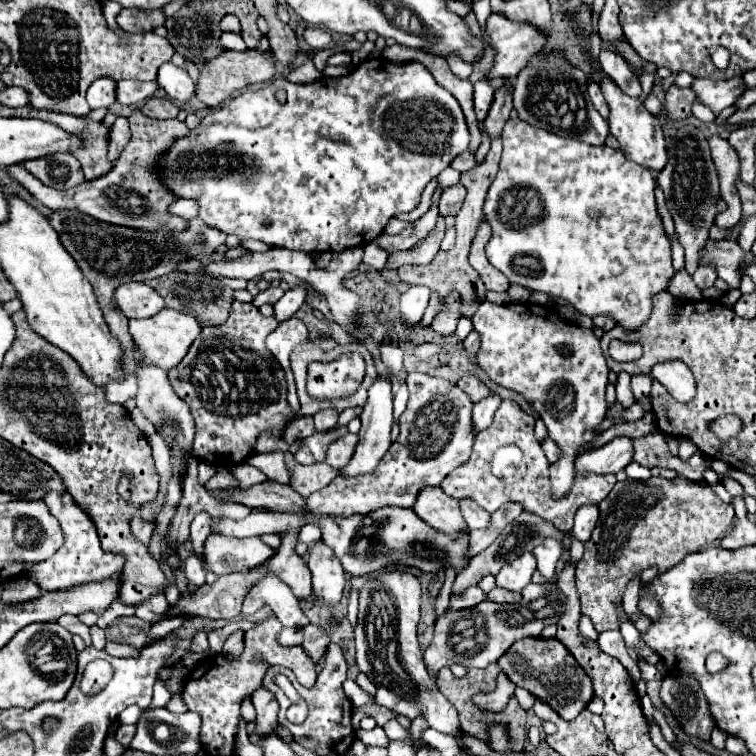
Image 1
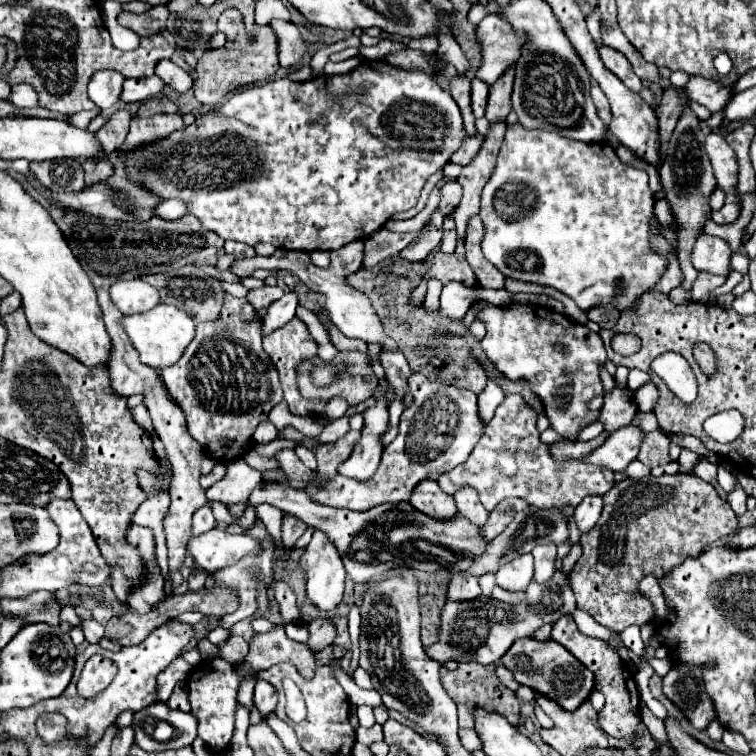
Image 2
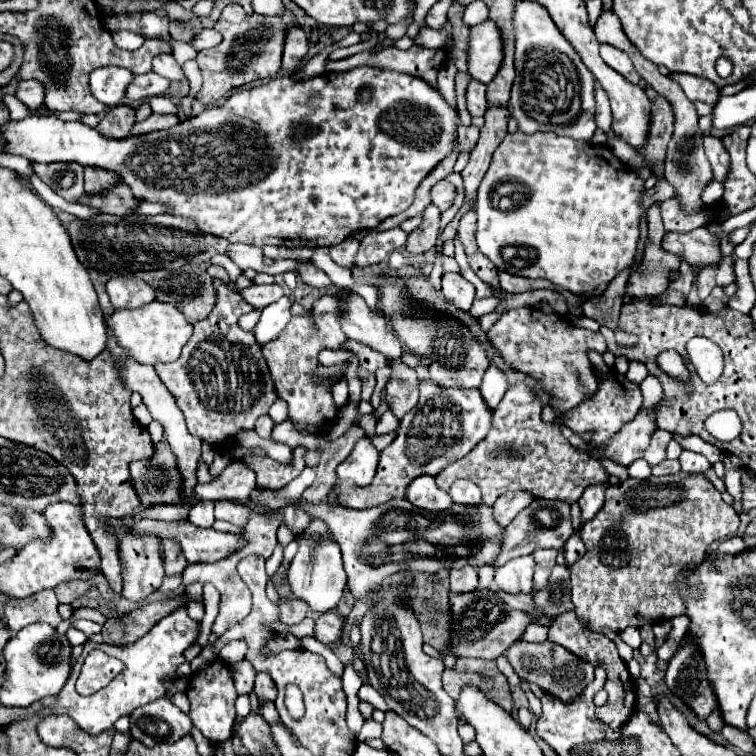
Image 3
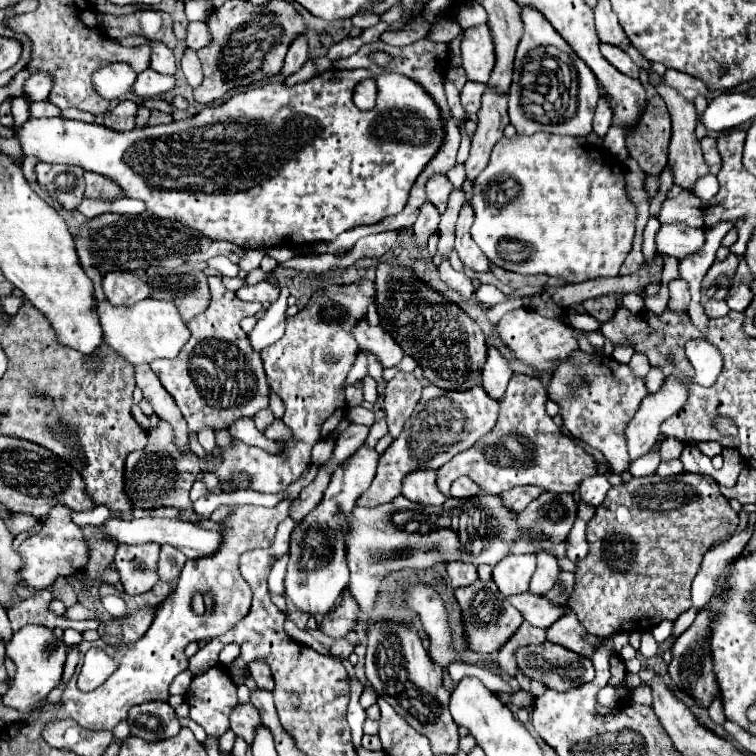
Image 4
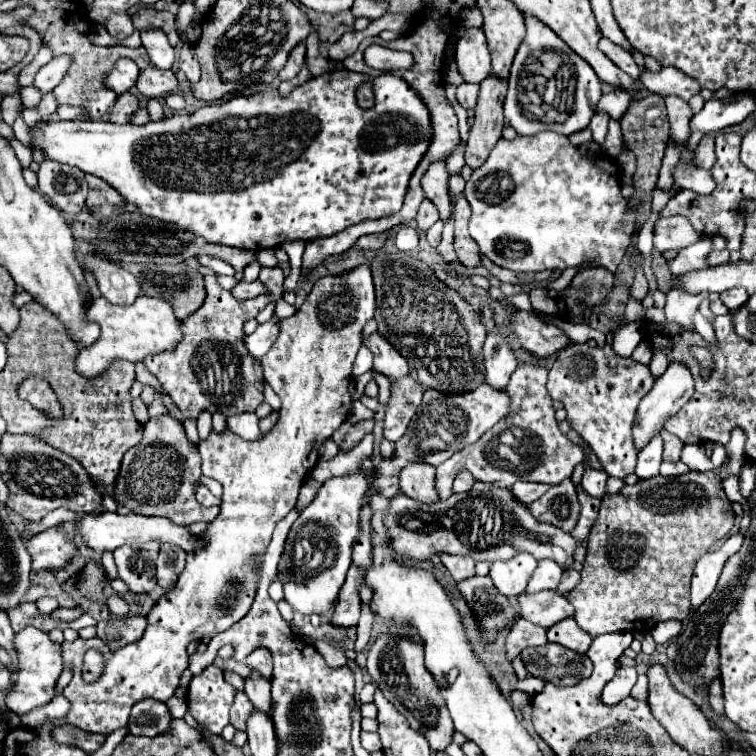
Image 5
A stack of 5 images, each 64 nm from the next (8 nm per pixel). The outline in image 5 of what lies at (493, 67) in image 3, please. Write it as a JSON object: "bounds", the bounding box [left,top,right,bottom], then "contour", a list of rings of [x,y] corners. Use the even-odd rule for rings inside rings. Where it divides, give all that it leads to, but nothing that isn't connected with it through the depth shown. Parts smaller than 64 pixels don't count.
{"bounds":[456,28,490,82],"contour":[[[468,28],[456,44],[458,70],[466,82],[482,82],[490,74],[490,50],[482,28]]]}

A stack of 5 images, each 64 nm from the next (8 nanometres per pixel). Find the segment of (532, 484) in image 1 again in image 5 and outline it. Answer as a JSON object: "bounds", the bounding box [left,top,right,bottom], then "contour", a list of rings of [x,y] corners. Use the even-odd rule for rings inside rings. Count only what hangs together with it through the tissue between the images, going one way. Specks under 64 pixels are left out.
{"bounds":[436,364,584,500],"contour":[[[524,364],[516,368],[506,388],[510,396],[510,412],[478,442],[466,446],[446,462],[436,466],[436,490],[440,494],[440,500],[452,494],[452,482],[462,470],[468,470],[474,480],[498,488],[510,488],[518,480],[556,486],[562,480],[572,478],[574,468],[584,462],[584,452],[580,446],[570,442],[566,434],[560,432],[554,418],[552,398],[546,390],[546,378],[548,372],[542,366]]]}

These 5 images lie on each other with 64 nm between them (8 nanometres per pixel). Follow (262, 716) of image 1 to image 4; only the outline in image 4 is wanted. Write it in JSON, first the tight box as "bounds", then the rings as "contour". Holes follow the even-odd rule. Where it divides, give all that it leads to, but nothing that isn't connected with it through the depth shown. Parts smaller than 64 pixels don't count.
{"bounds":[248,662,274,692],"contour":[[[254,662],[254,664],[248,664],[248,666],[250,666],[250,674],[252,674],[256,686],[262,688],[262,690],[272,692],[274,682],[272,682],[272,674],[270,674],[268,666],[264,666],[264,662]]]}

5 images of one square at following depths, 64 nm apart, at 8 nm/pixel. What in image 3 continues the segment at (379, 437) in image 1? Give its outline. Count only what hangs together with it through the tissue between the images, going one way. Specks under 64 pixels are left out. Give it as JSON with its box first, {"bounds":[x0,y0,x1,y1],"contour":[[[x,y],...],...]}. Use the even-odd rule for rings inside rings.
{"bounds":[338,438,380,486],"contour":[[[362,438],[354,446],[352,454],[338,466],[338,478],[348,478],[360,486],[368,486],[368,482],[372,482],[376,474],[378,456],[380,452],[374,448],[370,438]]]}

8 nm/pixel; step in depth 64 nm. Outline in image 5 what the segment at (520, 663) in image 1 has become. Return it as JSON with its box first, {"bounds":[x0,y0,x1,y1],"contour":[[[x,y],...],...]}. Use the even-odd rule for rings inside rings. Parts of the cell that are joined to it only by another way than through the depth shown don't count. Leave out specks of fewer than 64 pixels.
{"bounds":[520,644,592,686],"contour":[[[560,644],[524,648],[520,658],[530,676],[556,686],[574,686],[592,674],[592,662],[586,654],[578,654]]]}

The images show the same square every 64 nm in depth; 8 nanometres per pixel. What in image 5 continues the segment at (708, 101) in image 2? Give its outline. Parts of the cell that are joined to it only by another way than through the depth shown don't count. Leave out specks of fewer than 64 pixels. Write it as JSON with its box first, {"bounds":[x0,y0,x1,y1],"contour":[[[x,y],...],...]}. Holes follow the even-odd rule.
{"bounds":[640,68,700,100],"contour":[[[662,68],[658,74],[646,70],[640,76],[640,82],[654,94],[660,96],[668,96],[668,94],[676,94],[682,100],[690,100],[694,94],[700,92],[700,84],[696,80],[692,80],[690,76],[686,76],[684,72],[676,70],[676,68]]]}

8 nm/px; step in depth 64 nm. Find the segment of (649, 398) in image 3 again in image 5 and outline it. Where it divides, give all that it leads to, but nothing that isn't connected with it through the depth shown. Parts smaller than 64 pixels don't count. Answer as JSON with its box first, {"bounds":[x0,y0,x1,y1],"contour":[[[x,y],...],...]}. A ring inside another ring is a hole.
{"bounds":[650,354,668,380],"contour":[[[656,354],[656,358],[652,358],[652,362],[650,362],[650,372],[652,372],[654,380],[656,380],[666,368],[668,368],[668,362],[666,362],[664,354]]]}

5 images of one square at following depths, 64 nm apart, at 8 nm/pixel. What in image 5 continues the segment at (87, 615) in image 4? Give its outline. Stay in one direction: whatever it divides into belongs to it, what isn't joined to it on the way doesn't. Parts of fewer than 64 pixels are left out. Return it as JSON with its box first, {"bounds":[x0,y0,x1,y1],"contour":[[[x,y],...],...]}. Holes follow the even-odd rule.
{"bounds":[52,608,84,622],"contour":[[[58,608],[54,614],[52,614],[52,618],[56,618],[56,620],[64,620],[64,622],[70,622],[70,620],[76,620],[76,618],[80,618],[84,614],[84,610],[82,608]]]}

